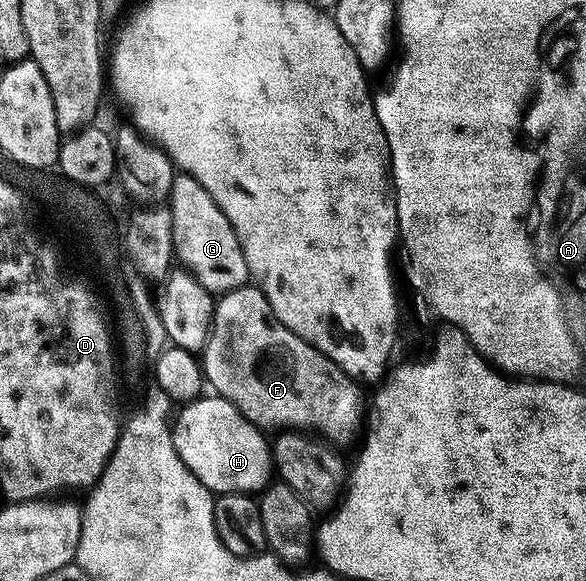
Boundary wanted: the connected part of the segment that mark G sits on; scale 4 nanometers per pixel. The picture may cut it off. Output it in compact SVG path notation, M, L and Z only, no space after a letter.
M175 173L168 205L172 212L172 236L177 261L183 262L179 263L194 275L200 285L211 292L225 292L247 285L250 269L248 260L244 260L240 240L228 216L220 212L216 200L212 200L204 184L196 181L191 174Z

